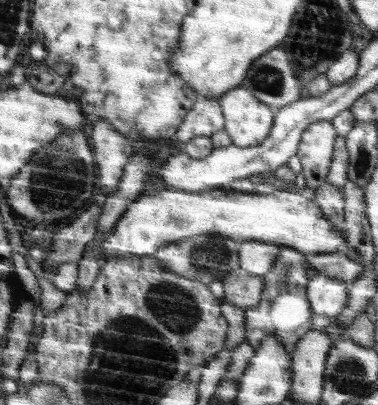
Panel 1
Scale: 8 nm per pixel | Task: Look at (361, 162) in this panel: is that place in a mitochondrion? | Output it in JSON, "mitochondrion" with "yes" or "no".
{"mitochondrion":"yes"}

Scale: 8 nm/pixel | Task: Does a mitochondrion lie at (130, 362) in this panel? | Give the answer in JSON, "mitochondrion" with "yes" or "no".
{"mitochondrion":"yes"}

